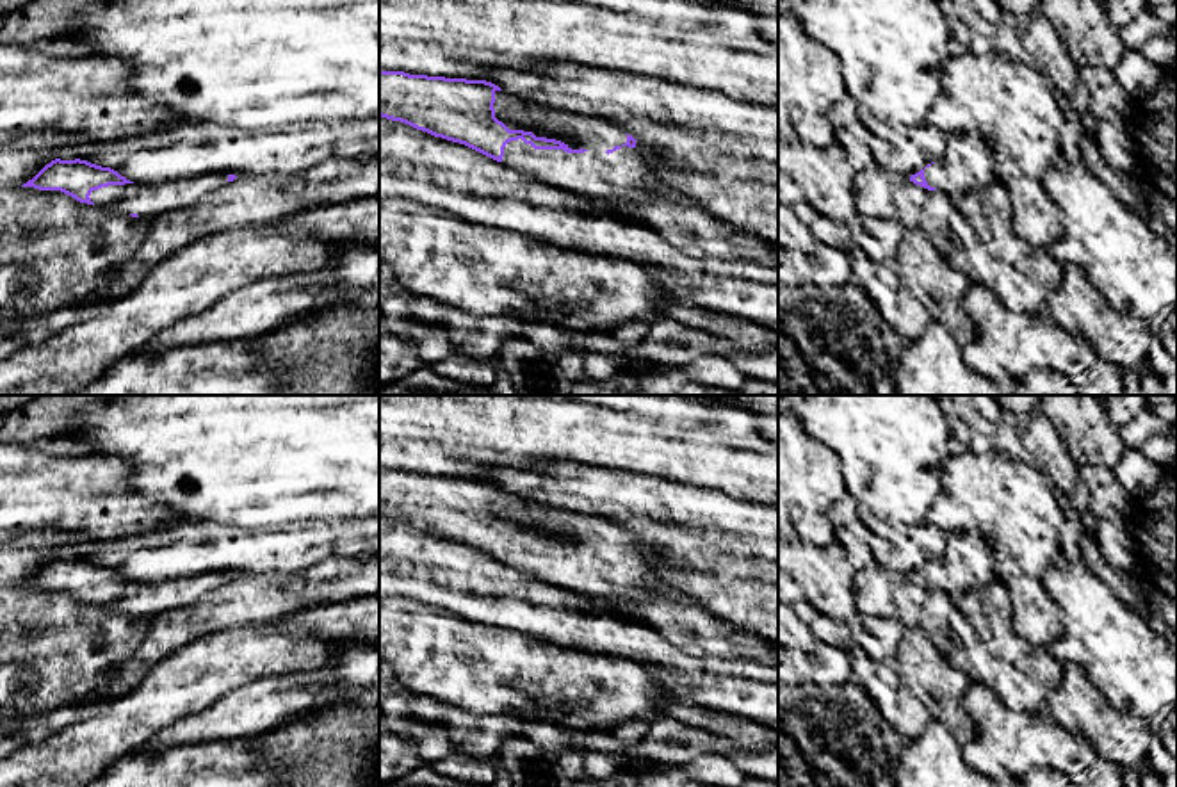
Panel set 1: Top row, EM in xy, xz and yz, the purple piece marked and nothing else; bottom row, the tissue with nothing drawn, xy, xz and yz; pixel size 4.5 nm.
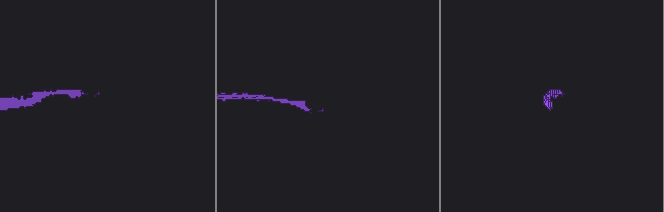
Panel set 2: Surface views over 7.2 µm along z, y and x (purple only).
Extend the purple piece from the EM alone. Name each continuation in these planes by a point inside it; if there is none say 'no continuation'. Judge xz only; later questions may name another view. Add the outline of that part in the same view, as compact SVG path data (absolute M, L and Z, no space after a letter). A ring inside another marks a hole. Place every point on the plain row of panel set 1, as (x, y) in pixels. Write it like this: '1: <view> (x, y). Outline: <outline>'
1: xz (624, 577). Outline: M495 490L495 516L509 529L556 538L573 550L534 548L518 538L504 547L502 563L507 566L600 604L637 609L653 596L686 600L661 577L662 566L625 543L627 532L614 522L536 502L518 509L520 502L520 497Z

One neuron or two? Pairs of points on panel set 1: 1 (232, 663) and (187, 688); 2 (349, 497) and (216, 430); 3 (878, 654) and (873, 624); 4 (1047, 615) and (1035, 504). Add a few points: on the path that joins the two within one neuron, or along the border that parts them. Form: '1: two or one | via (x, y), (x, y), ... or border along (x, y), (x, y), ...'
1: one | via (221, 663), (198, 677)
2: one | via (316, 463), (282, 430), (250, 430)
3: one | via (878, 647), (878, 636), (873, 631)
4: one | via (1030, 588), (1030, 531)

